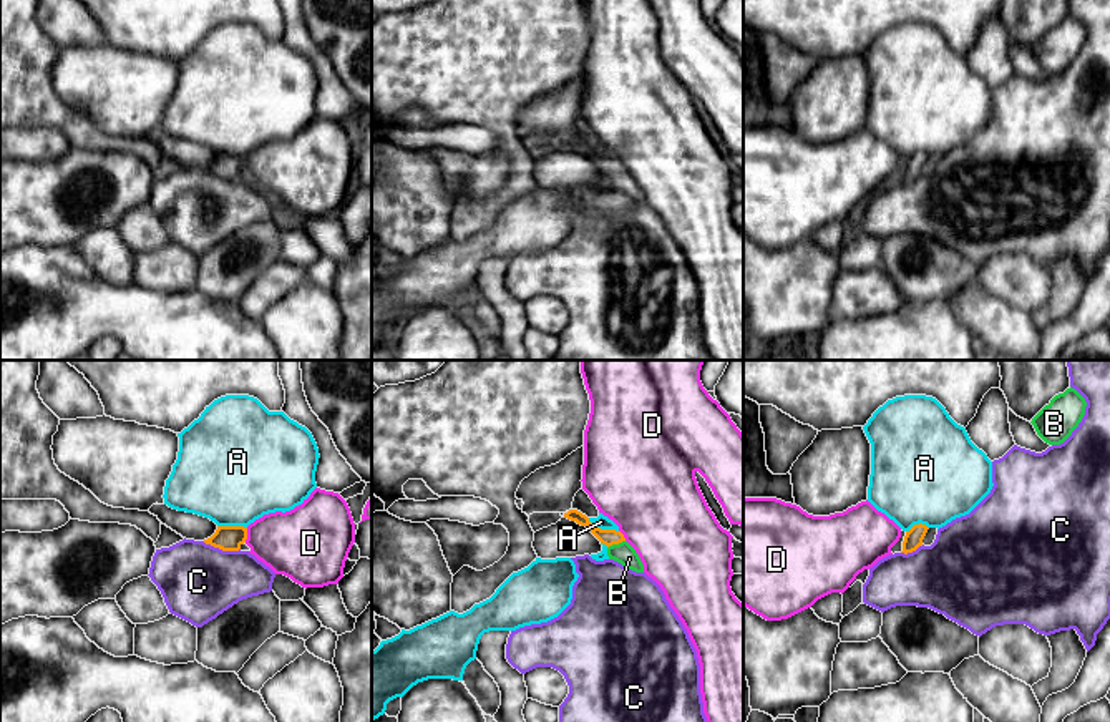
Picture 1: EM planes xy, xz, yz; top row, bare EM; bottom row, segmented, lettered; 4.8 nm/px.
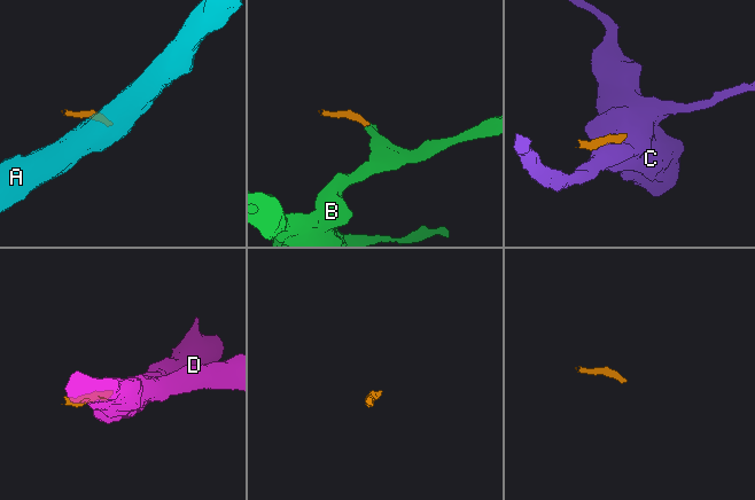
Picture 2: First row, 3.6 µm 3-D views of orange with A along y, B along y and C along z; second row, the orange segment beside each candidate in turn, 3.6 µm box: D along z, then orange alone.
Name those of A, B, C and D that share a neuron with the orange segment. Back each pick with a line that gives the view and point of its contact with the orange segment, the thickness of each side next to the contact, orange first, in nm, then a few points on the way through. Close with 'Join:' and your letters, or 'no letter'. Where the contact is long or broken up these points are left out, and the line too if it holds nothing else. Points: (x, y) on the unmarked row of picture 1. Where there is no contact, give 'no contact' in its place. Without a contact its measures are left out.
B: xz (616, 171) | 80/100 nm | across xz (606, 165), (616, 171), (624, 181)
Join: B

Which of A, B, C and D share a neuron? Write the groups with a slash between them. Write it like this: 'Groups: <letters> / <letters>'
Groups: A / B / C / D

